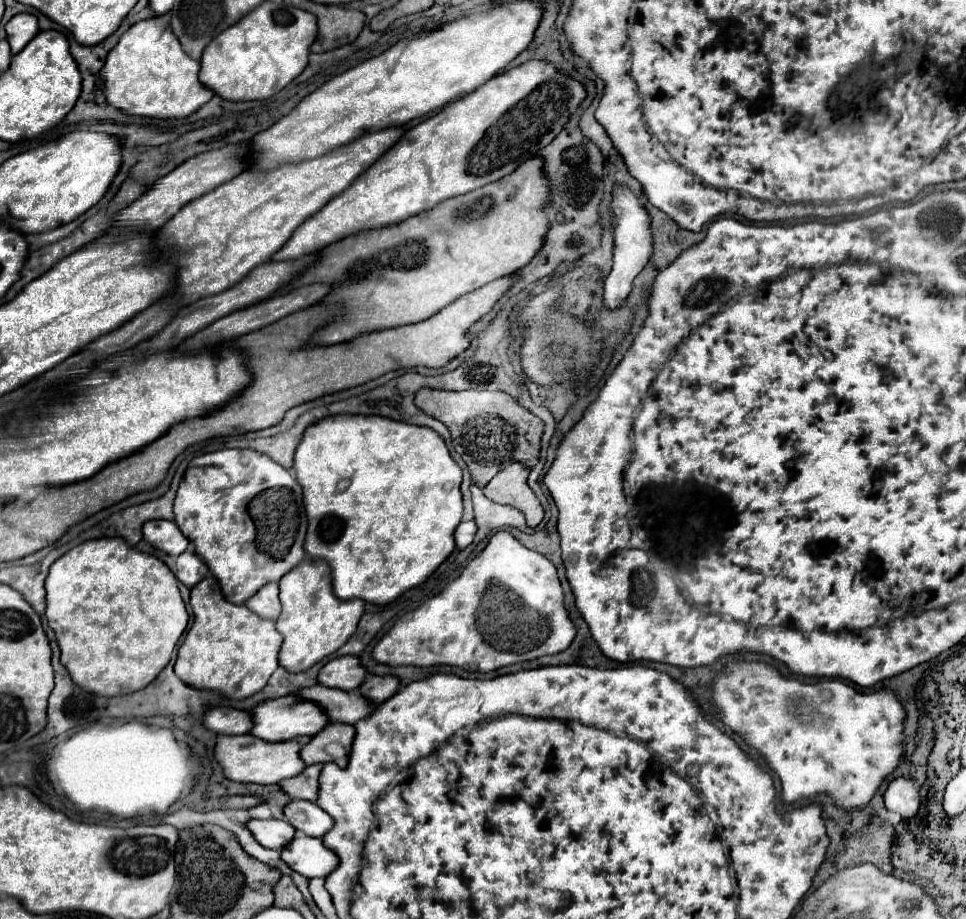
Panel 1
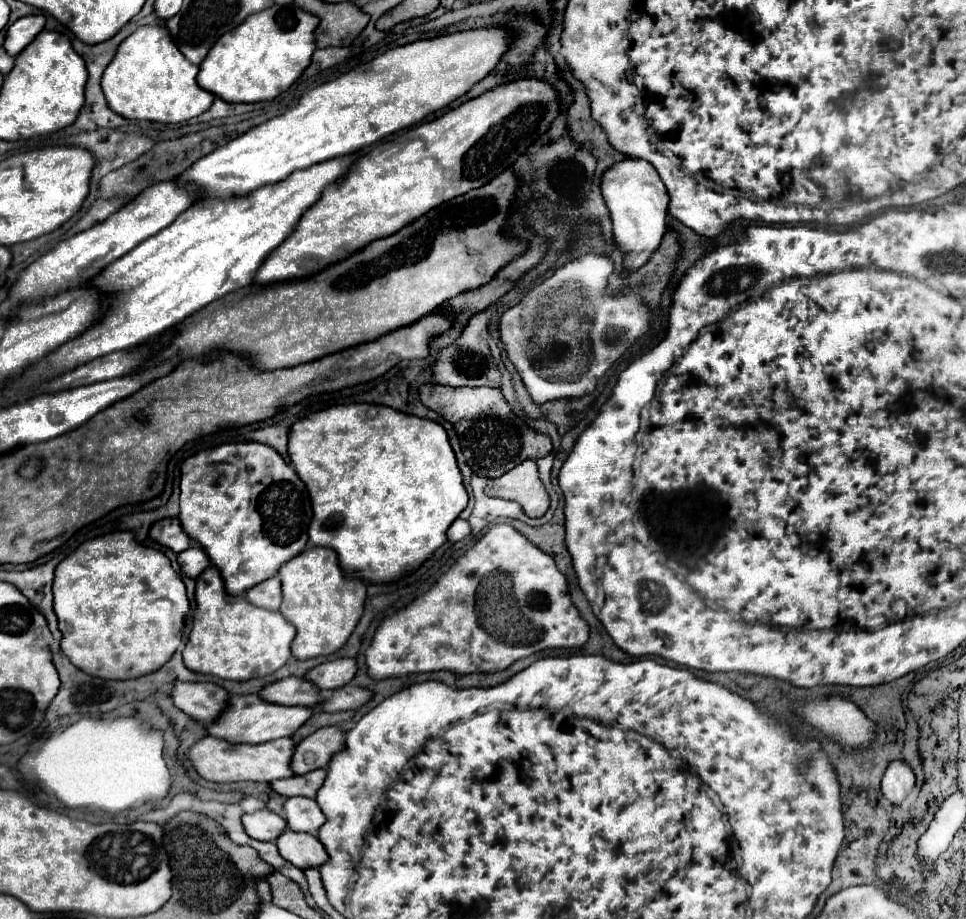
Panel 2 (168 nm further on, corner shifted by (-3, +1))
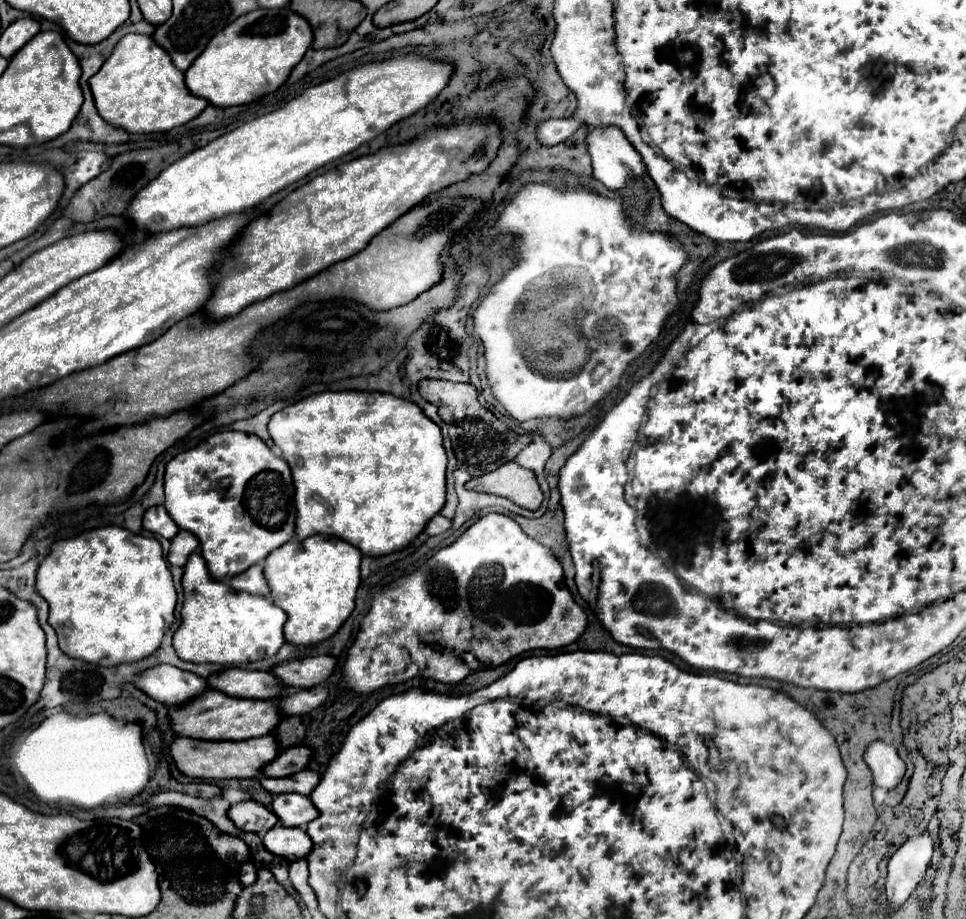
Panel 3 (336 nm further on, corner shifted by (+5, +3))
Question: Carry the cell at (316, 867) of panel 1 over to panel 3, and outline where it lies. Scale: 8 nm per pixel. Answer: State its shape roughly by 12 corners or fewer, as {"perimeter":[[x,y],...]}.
{"perimeter":[[276,823],[262,841],[288,861],[304,859],[312,841],[302,827]]}

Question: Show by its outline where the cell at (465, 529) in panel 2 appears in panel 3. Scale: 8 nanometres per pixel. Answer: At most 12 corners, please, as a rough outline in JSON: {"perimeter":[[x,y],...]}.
{"perimeter":[[436,515],[428,521],[424,533],[440,535],[452,525],[450,519]]}

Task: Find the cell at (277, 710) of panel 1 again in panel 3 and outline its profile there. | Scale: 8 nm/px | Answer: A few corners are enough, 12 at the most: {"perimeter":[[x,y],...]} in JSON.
{"perimeter":[[214,689],[168,709],[176,735],[240,741],[268,735],[272,701]]}

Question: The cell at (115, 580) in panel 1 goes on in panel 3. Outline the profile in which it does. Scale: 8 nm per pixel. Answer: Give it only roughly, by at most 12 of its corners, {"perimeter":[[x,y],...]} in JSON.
{"perimeter":[[118,525],[38,567],[60,649],[104,667],[174,621],[160,543]]}

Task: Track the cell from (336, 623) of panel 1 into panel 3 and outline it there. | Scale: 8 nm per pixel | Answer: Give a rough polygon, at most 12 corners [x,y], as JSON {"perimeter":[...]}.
{"perimeter":[[328,535],[264,559],[286,641],[328,639],[354,611],[362,553]]}

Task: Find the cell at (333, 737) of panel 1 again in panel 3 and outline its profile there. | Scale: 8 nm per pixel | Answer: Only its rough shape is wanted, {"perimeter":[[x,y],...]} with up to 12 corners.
{"perimeter":[[304,745],[280,751],[264,767],[264,777],[288,777],[308,765],[310,751]]}

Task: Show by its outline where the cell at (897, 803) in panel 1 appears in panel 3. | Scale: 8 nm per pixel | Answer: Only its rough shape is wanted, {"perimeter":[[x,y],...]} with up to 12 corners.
{"perimeter":[[870,743],[864,761],[882,789],[904,777],[904,761],[890,743]]}

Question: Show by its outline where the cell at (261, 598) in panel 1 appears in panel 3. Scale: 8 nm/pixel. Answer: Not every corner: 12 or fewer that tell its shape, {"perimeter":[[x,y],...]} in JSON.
{"perimeter":[[262,563],[230,577],[236,591],[268,597]]}

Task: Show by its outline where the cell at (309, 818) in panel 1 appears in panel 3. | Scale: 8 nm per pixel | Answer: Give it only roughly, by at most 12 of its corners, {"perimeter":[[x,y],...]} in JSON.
{"perimeter":[[276,795],[272,811],[286,827],[306,827],[318,817],[310,797]]}

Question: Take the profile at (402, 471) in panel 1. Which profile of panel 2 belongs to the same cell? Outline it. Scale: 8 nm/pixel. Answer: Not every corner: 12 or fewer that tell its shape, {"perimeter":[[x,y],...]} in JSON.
{"perimeter":[[384,405],[290,429],[308,545],[368,585],[468,503],[446,429]]}

